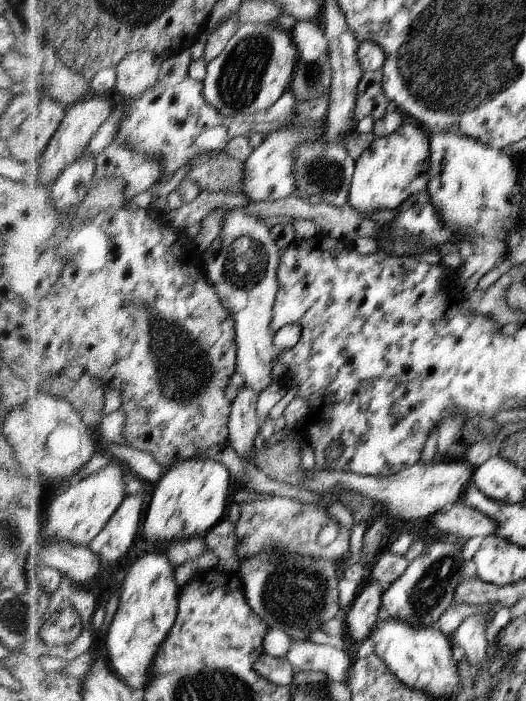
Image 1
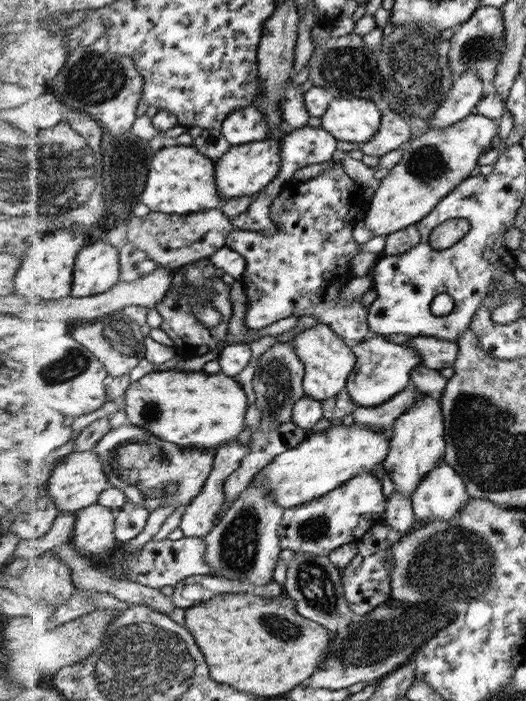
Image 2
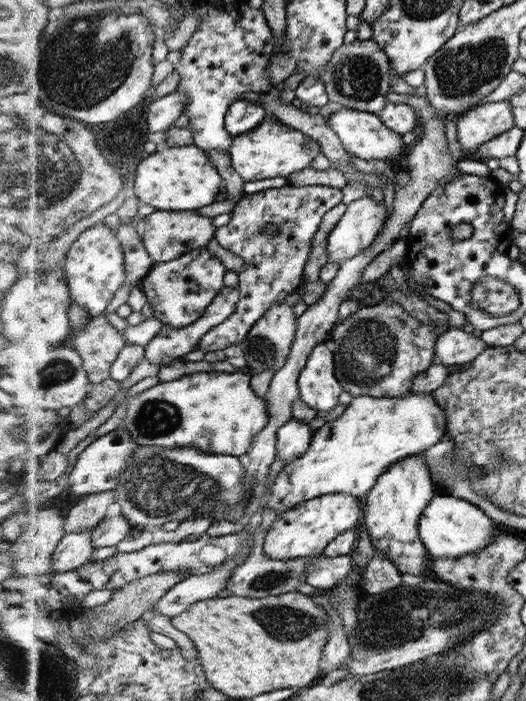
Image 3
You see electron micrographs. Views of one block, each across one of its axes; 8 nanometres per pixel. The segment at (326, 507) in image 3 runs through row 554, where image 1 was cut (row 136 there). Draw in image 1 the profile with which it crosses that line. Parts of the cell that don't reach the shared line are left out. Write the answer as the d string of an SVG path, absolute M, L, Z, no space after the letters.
M328 93L321 98L309 101L297 101L295 113L297 122L292 128L277 130L267 135L264 144L257 148L245 164L245 192L249 201L280 200L290 196L296 190L295 180L295 152L304 143L313 143L323 139L319 126L326 124L330 100Z

